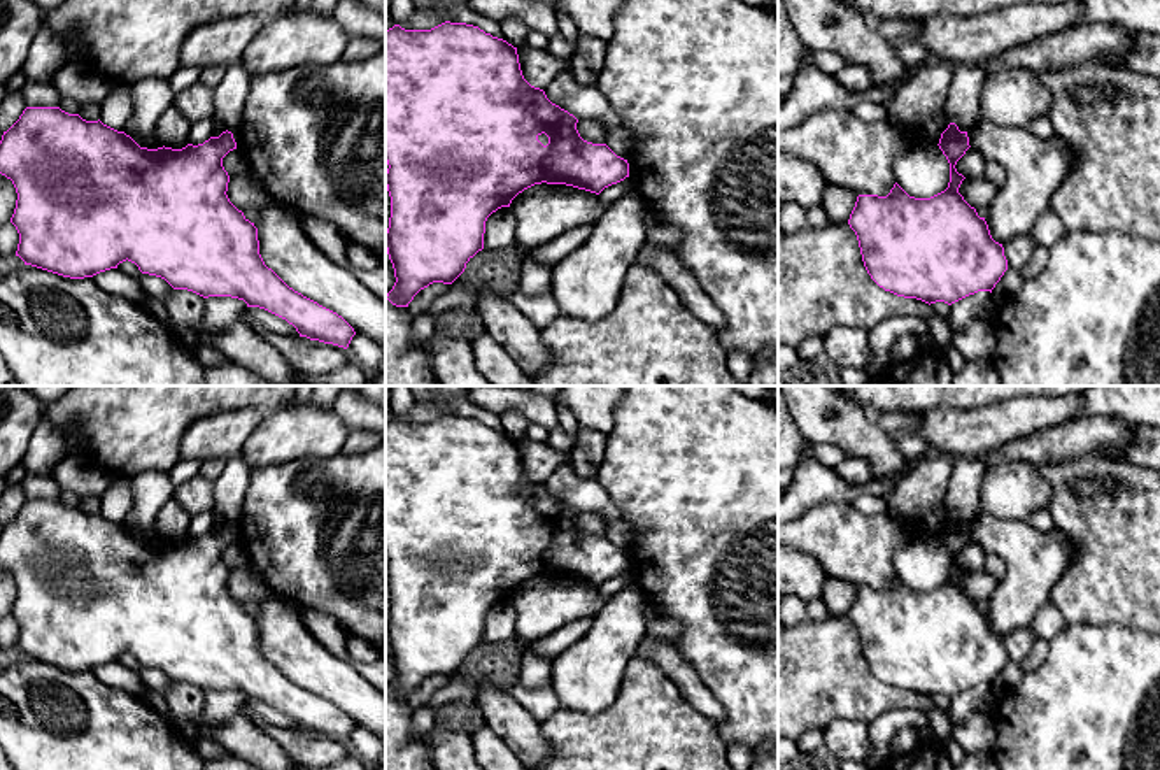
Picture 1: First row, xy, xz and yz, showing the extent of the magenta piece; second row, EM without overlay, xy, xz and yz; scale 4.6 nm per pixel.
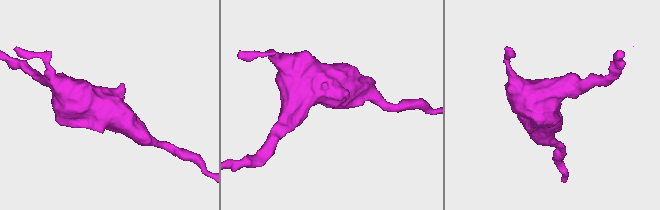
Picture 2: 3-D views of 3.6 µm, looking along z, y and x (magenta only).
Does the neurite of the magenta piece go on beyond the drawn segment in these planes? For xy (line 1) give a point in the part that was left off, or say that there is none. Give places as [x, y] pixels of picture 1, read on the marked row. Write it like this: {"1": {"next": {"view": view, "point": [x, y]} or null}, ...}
{"1": {"next": null}}

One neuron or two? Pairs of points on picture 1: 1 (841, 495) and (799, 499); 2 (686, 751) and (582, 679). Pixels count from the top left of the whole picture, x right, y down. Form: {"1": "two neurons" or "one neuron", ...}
{"1": "one neuron", "2": "two neurons"}

